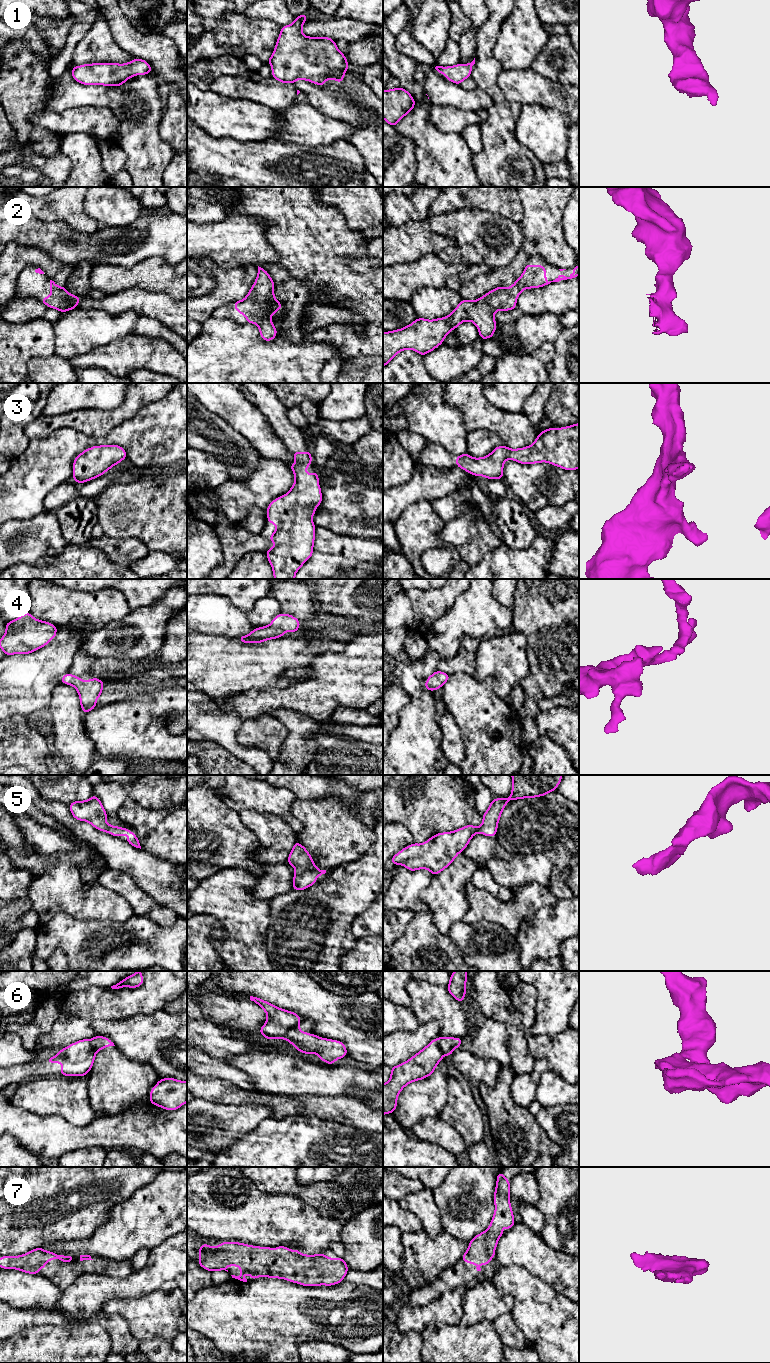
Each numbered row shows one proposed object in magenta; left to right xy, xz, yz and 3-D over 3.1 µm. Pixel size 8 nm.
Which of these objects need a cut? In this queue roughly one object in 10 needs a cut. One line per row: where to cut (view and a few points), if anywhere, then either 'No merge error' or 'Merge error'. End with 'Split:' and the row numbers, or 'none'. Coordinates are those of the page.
1: No split. No merge error
2: No split. No merge error
3: No split. No merge error
4: No split. No merge error
5: No split. No merge error
6: Split along xz (298, 1023), (287, 1032), (284, 1038). Merge error
7: No split. No merge error
Split: 6

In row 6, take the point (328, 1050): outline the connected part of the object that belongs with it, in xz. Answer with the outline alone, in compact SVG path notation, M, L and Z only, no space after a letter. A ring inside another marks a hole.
M299 1024L287 1032L285 1039L301 1053L317 1054L327 1064L334 1064L337 1059L347 1055L347 1049L342 1042L305 1033L299 1029Z

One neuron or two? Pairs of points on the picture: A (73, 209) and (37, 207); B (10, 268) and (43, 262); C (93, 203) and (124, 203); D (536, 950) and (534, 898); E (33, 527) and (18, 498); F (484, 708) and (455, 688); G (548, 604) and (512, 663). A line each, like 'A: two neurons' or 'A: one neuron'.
A: one neuron
B: one neuron
C: one neuron
D: two neurons
E: two neurons
F: one neuron
G: two neurons

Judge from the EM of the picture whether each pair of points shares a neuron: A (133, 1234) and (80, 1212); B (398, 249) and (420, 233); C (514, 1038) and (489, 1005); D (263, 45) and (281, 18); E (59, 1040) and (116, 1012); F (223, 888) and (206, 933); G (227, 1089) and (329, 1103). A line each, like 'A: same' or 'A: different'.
A: different
B: same
C: same
D: different
E: same
F: different
G: same

